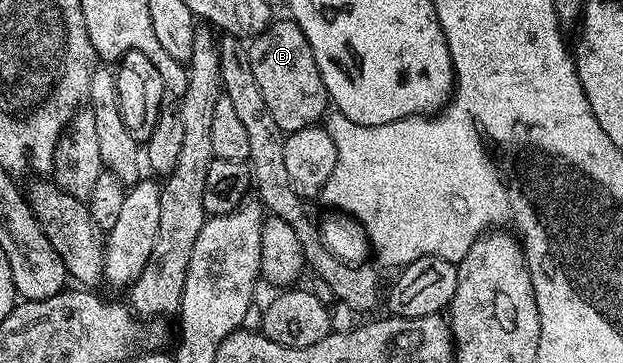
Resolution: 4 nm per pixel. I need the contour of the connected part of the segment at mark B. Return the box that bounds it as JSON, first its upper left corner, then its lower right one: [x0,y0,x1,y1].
[247,18,329,134]

